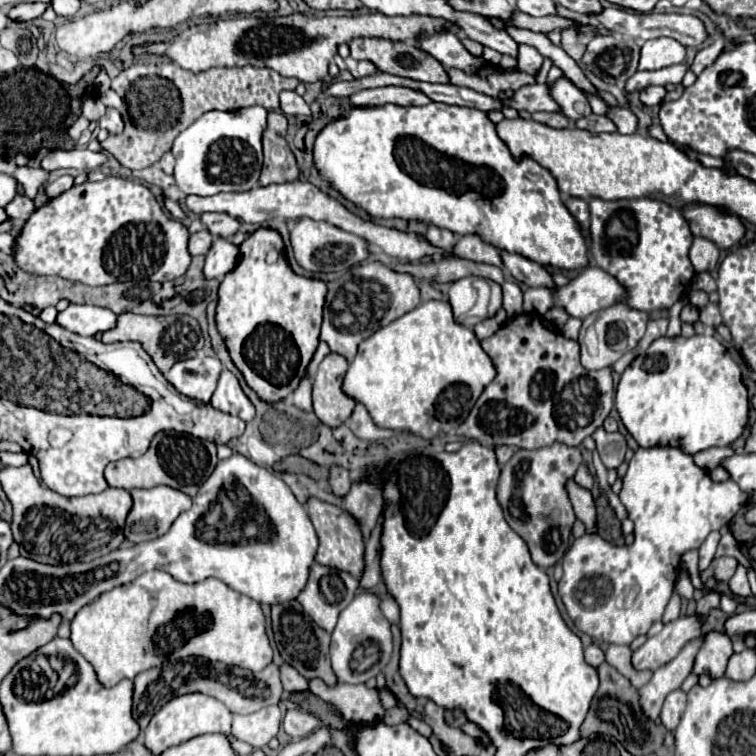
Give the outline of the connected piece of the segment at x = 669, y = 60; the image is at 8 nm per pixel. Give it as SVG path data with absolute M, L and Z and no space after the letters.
M653 38L645 40L641 46L639 70L659 70L665 66L681 64L685 58L685 48L673 38Z

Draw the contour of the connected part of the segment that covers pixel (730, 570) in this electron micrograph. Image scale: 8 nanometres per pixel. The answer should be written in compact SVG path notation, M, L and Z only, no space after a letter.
M715 558L707 570L699 572L701 582L705 582L707 578L715 578L717 582L727 582L735 574L735 568L737 568L737 562L735 560L729 562L729 560L731 558Z

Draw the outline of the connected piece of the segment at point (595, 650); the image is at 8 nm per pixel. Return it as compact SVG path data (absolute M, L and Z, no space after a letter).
M591 644L591 646L585 648L585 662L587 662L589 666L597 668L603 660L605 660L605 654L603 654L603 650L601 650L597 644Z

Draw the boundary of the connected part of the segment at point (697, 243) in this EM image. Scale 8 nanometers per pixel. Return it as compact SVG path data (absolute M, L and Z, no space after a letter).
M695 238L693 246L691 246L691 252L689 252L689 258L691 258L691 264L693 264L695 272L709 272L717 266L719 254L721 254L719 248L711 240Z

